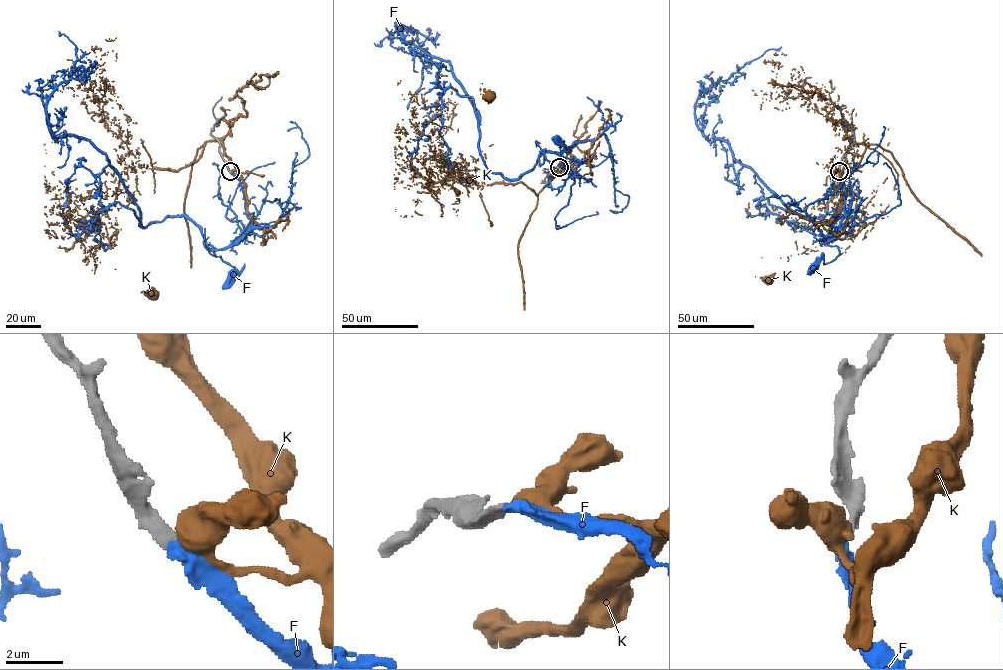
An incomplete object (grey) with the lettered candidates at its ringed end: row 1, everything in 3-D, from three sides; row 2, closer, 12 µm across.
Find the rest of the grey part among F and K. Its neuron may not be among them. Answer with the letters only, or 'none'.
F

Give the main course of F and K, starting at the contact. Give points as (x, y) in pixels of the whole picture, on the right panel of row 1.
F: (839, 171), (844, 187), (846, 223), (823, 243), (836, 246), (839, 254), (825, 264), (823, 257), (814, 267)
K: (839, 171), (849, 146), (866, 145), (849, 170), (827, 241), (808, 253), (761, 257), (761, 277), (768, 277)

